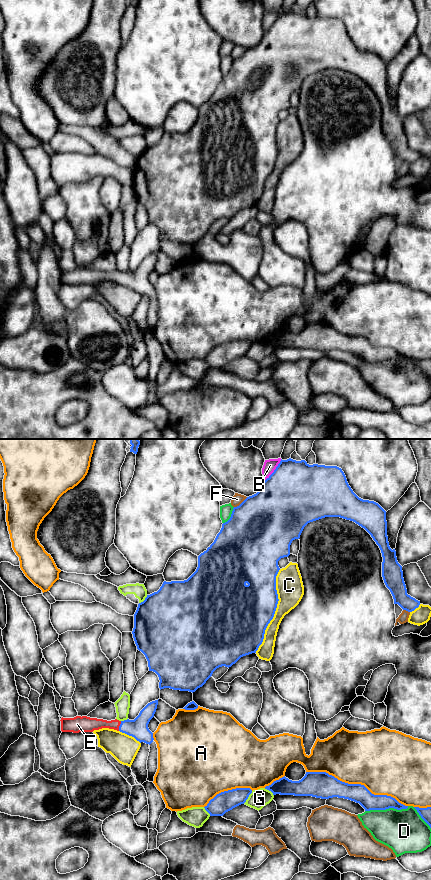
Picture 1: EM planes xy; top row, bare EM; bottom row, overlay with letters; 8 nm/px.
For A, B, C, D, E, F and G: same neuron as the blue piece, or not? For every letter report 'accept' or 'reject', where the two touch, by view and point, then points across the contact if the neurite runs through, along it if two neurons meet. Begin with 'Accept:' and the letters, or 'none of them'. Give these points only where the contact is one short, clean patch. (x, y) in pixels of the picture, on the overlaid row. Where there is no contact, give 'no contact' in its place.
Accept: E
A: reject; contact xy (357, 784)
B: reject; contact xy (274, 470)
C: reject; contact xy (275, 610)
D: reject; contact xy (386, 808)
E: accept; contact xy (119, 726); way xy (138, 728), (119, 726), (88, 724)
F: reject; contact xy (241, 503)
G: reject; contact xy (248, 796)

